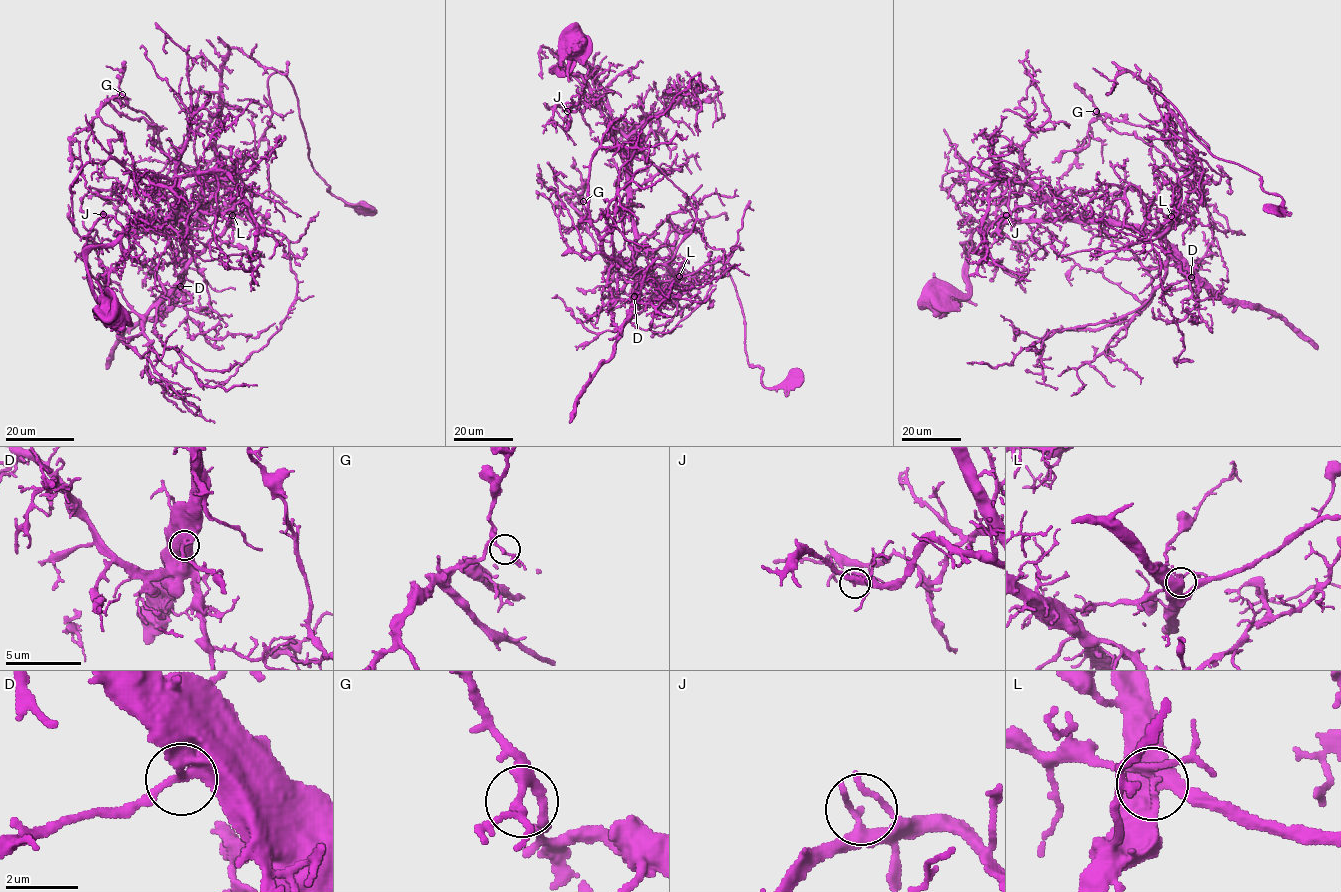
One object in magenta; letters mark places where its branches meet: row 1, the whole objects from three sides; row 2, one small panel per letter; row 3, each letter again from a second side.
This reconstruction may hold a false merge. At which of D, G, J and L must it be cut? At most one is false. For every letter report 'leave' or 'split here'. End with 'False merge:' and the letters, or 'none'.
D: leave
G: leave
J: leave
L: split here
False merge: L

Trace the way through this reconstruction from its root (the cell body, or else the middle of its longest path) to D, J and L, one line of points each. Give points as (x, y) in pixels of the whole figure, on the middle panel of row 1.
D: (575, 45), (571, 66), (565, 72), (553, 71), (573, 72), (589, 86), (625, 167), (634, 234), (634, 296)
J: (575, 45), (571, 66), (565, 72), (553, 71), (580, 76), (598, 106), (582, 103), (567, 111)
L: (575, 45), (571, 66), (553, 71), (586, 83), (608, 126), (626, 170), (635, 266), (656, 282), (679, 277)

